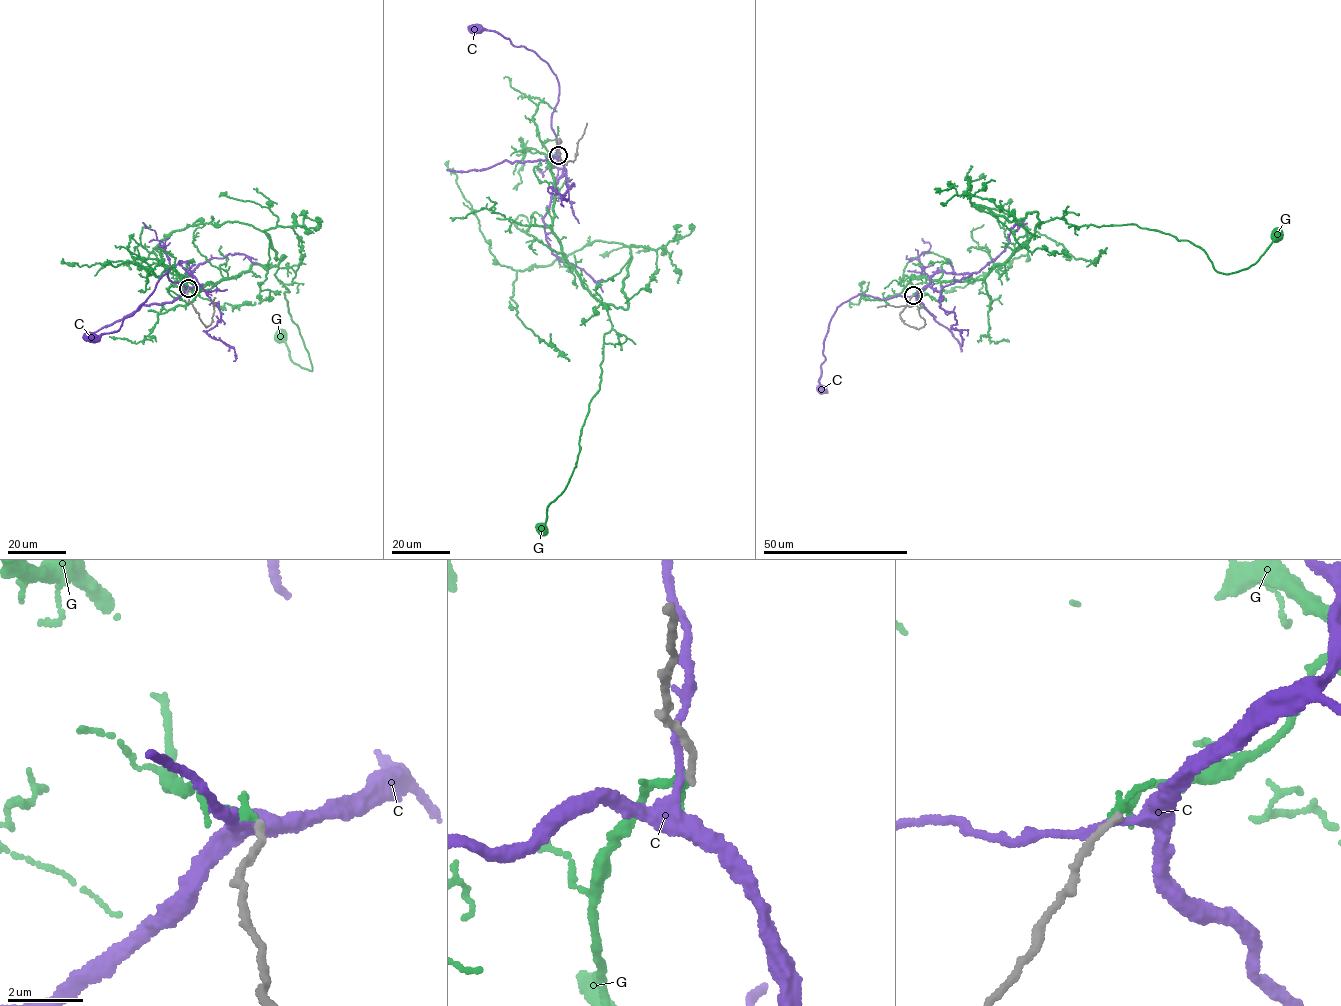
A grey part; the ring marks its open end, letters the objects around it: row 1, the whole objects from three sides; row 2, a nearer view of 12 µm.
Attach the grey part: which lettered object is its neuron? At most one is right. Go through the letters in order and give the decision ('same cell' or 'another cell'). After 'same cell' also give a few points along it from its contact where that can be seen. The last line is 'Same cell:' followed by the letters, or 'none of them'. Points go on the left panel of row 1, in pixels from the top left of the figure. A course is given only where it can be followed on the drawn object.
C: another cell
G: another cell
Same cell: none of them

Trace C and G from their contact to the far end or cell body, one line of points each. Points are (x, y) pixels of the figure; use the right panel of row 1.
C: (913, 295), (879, 299), (861, 294), (837, 308), (825, 339), (823, 353), (825, 358), (819, 382), (823, 390)
G: (913, 294), (931, 282), (981, 279), (1036, 226), (1059, 217), (1169, 233), (1225, 273), (1252, 265), (1276, 235)

